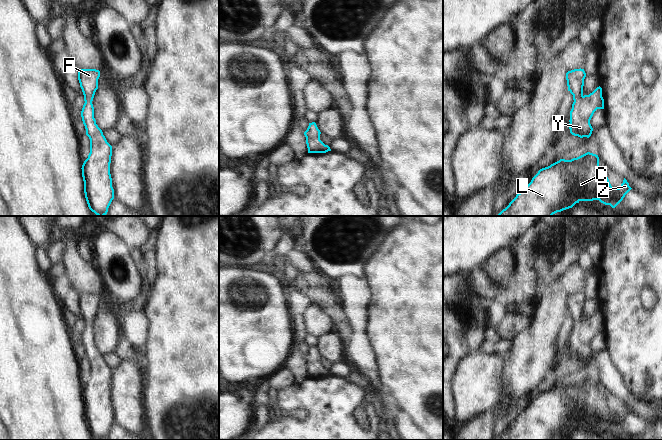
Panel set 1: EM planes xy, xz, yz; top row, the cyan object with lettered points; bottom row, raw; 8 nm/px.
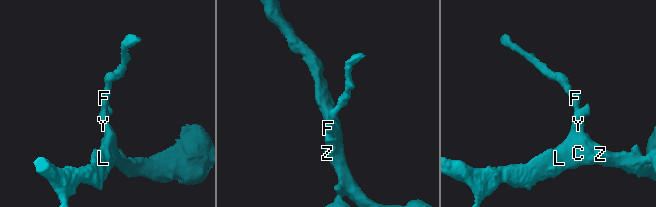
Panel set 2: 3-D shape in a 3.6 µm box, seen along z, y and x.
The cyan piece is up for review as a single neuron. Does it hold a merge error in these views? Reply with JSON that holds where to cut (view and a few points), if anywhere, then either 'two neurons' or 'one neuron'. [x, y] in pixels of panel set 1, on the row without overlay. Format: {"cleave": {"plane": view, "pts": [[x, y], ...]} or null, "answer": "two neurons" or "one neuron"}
{"cleave": null, "answer": "one neuron"}

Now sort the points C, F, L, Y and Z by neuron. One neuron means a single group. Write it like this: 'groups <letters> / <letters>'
groups C F L Y Z

